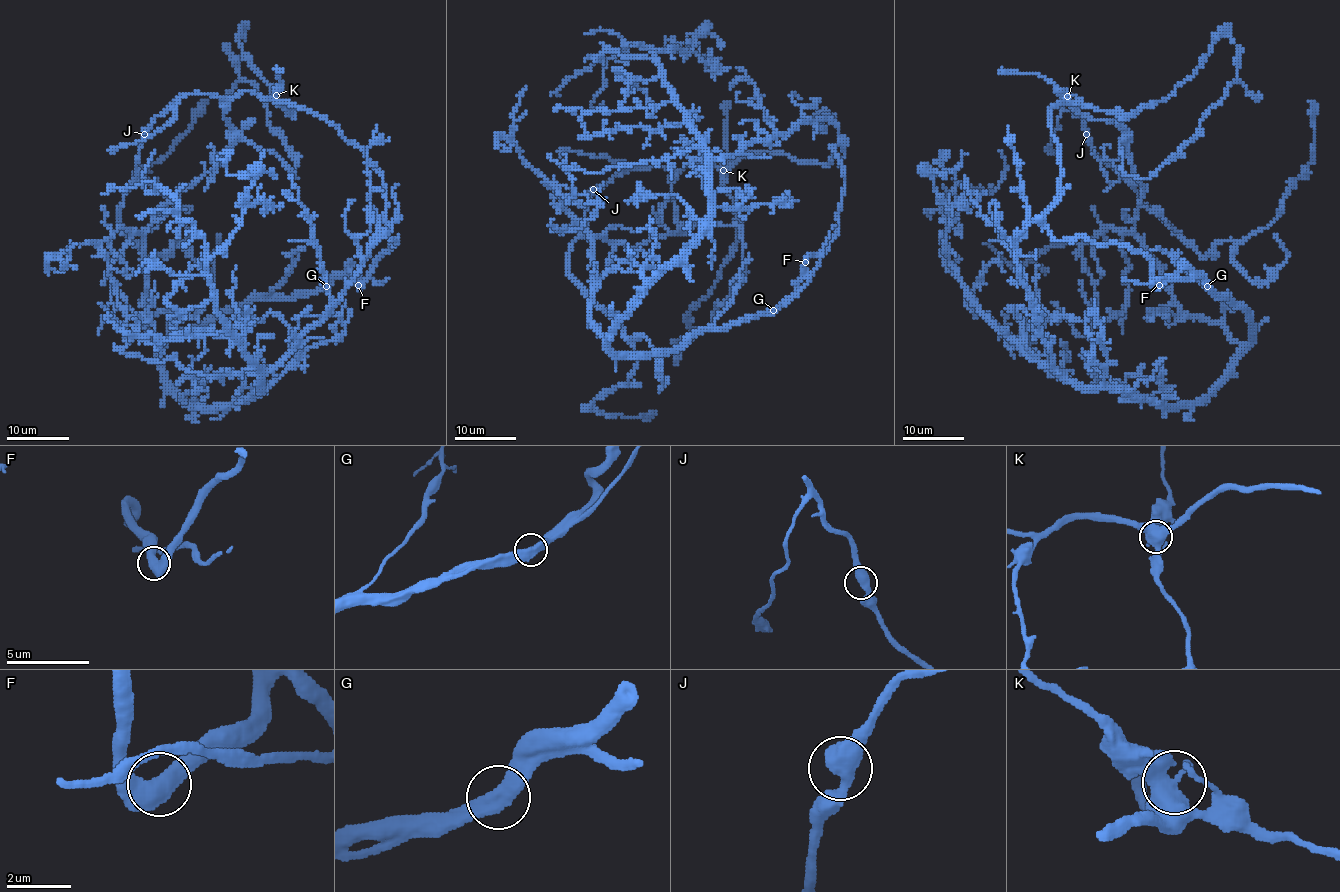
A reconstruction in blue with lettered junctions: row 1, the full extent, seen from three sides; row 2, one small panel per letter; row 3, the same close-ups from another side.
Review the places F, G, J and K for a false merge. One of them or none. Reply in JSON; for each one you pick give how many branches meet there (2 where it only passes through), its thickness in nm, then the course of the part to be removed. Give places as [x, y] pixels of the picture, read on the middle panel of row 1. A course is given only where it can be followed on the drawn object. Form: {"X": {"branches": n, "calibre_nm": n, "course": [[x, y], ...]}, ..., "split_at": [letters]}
{"split_at": []}

